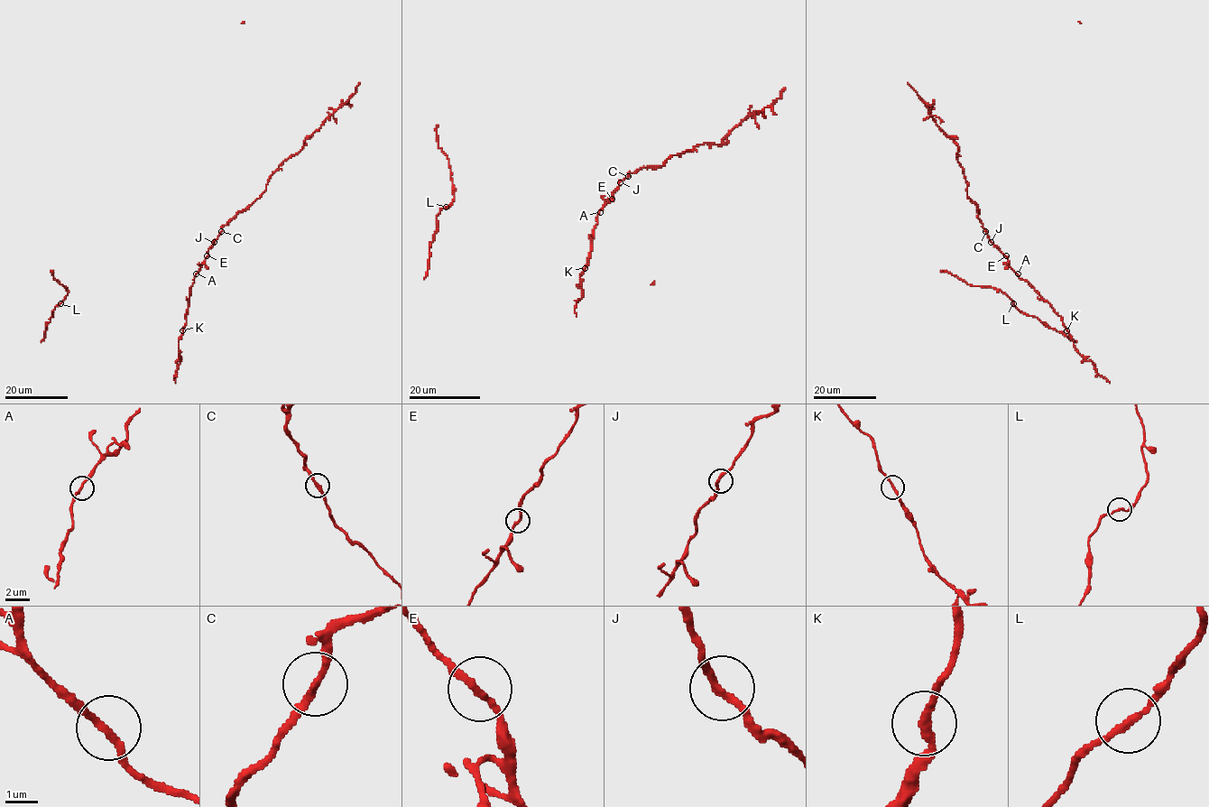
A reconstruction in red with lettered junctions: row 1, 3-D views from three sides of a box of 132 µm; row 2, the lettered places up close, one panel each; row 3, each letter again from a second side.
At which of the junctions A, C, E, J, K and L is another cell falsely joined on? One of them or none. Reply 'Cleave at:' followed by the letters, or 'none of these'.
Cleave at: none of these

